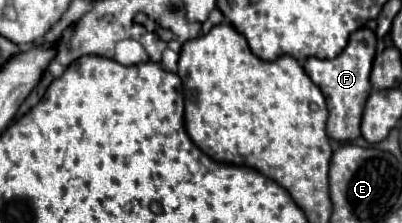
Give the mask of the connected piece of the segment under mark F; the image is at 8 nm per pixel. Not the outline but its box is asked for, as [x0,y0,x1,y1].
[304,27,376,142]

